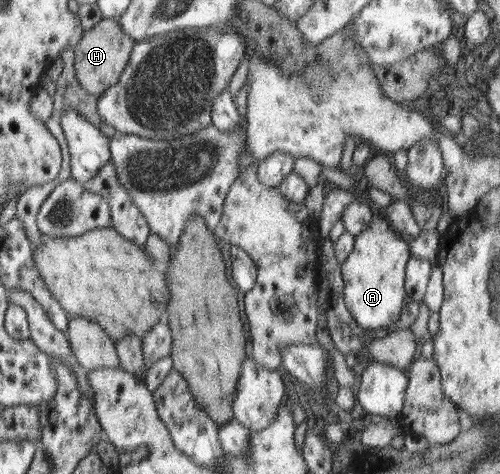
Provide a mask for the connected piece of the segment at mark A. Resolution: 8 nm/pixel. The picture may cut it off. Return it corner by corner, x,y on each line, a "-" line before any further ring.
374,208
375,217
367,231
355,236
354,249
341,265
344,300
351,317
364,330
375,331
393,325
408,302
404,281
409,260
409,244
392,228
382,211

